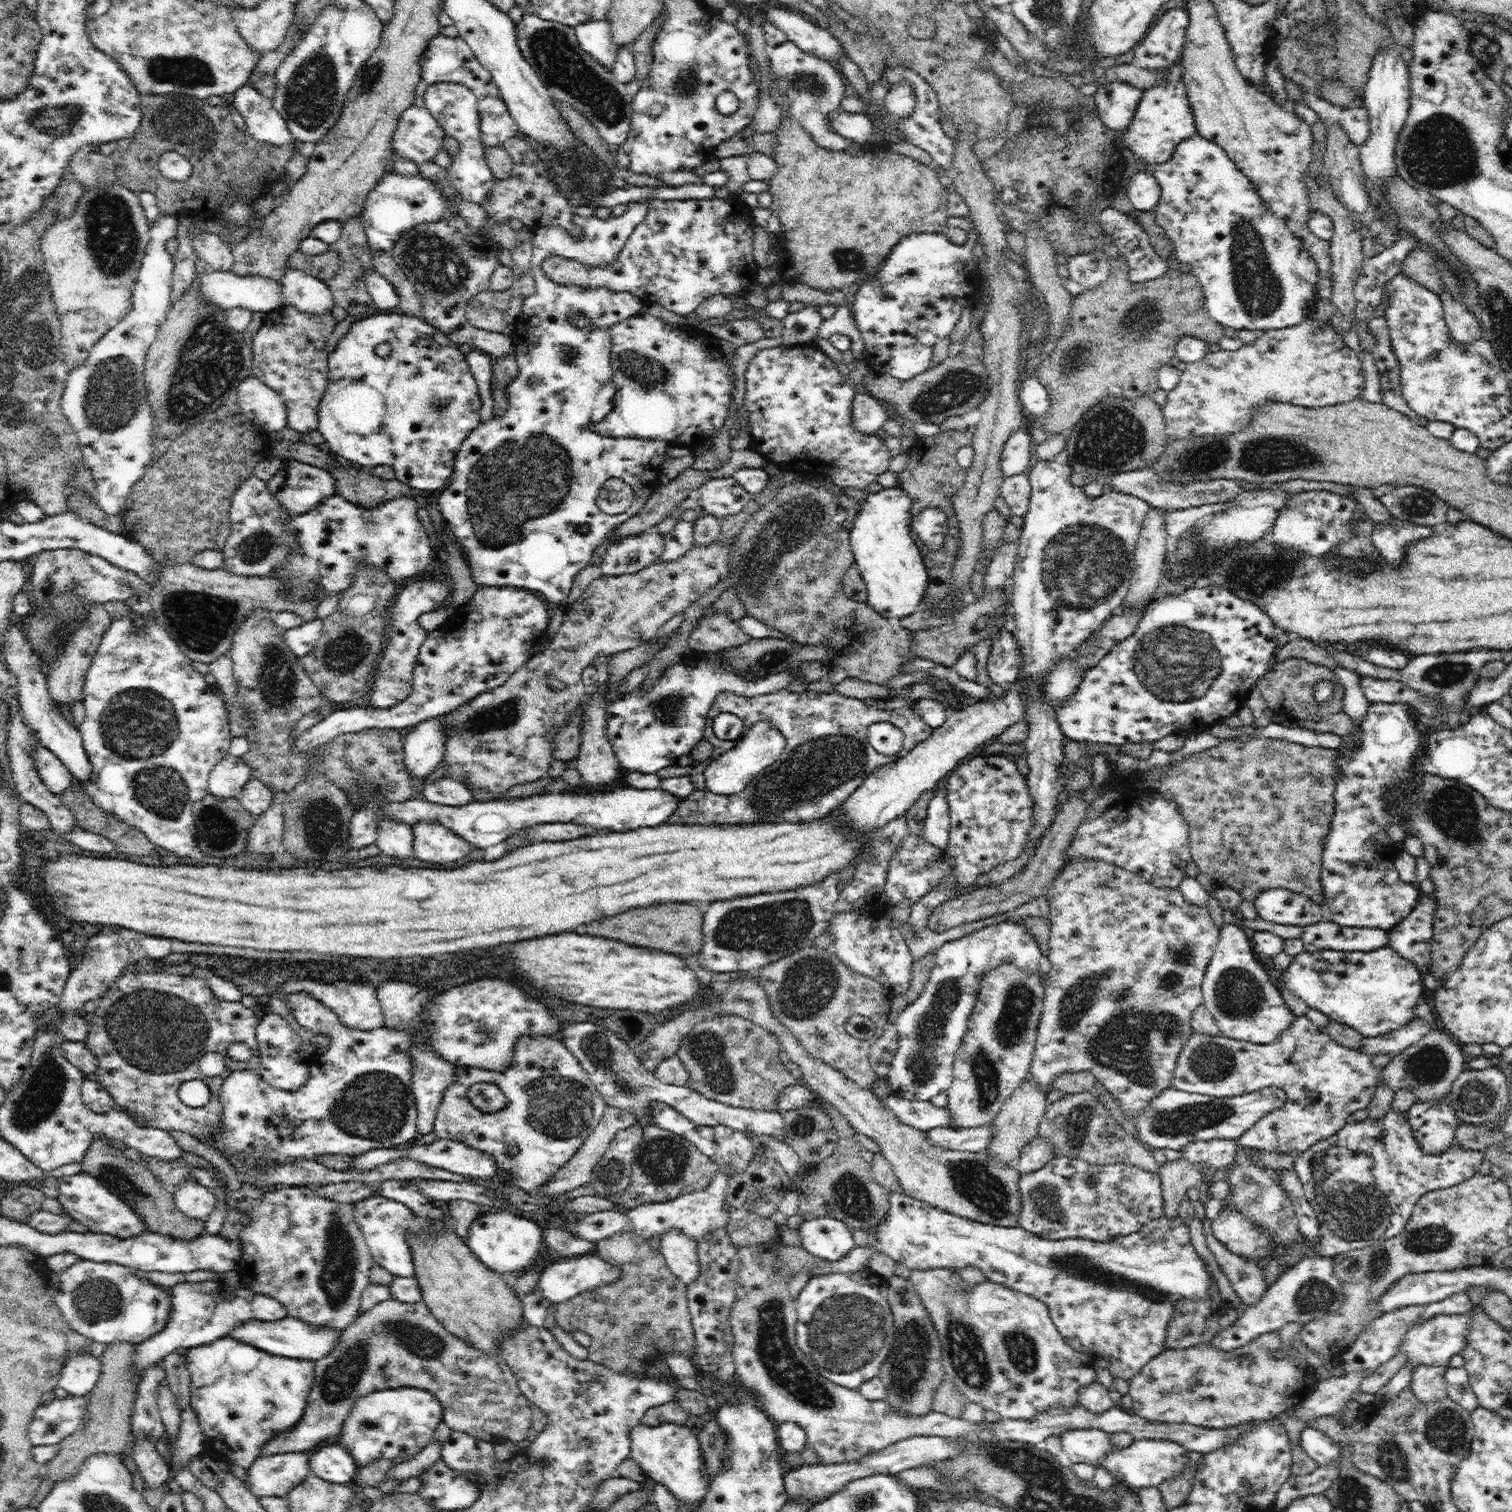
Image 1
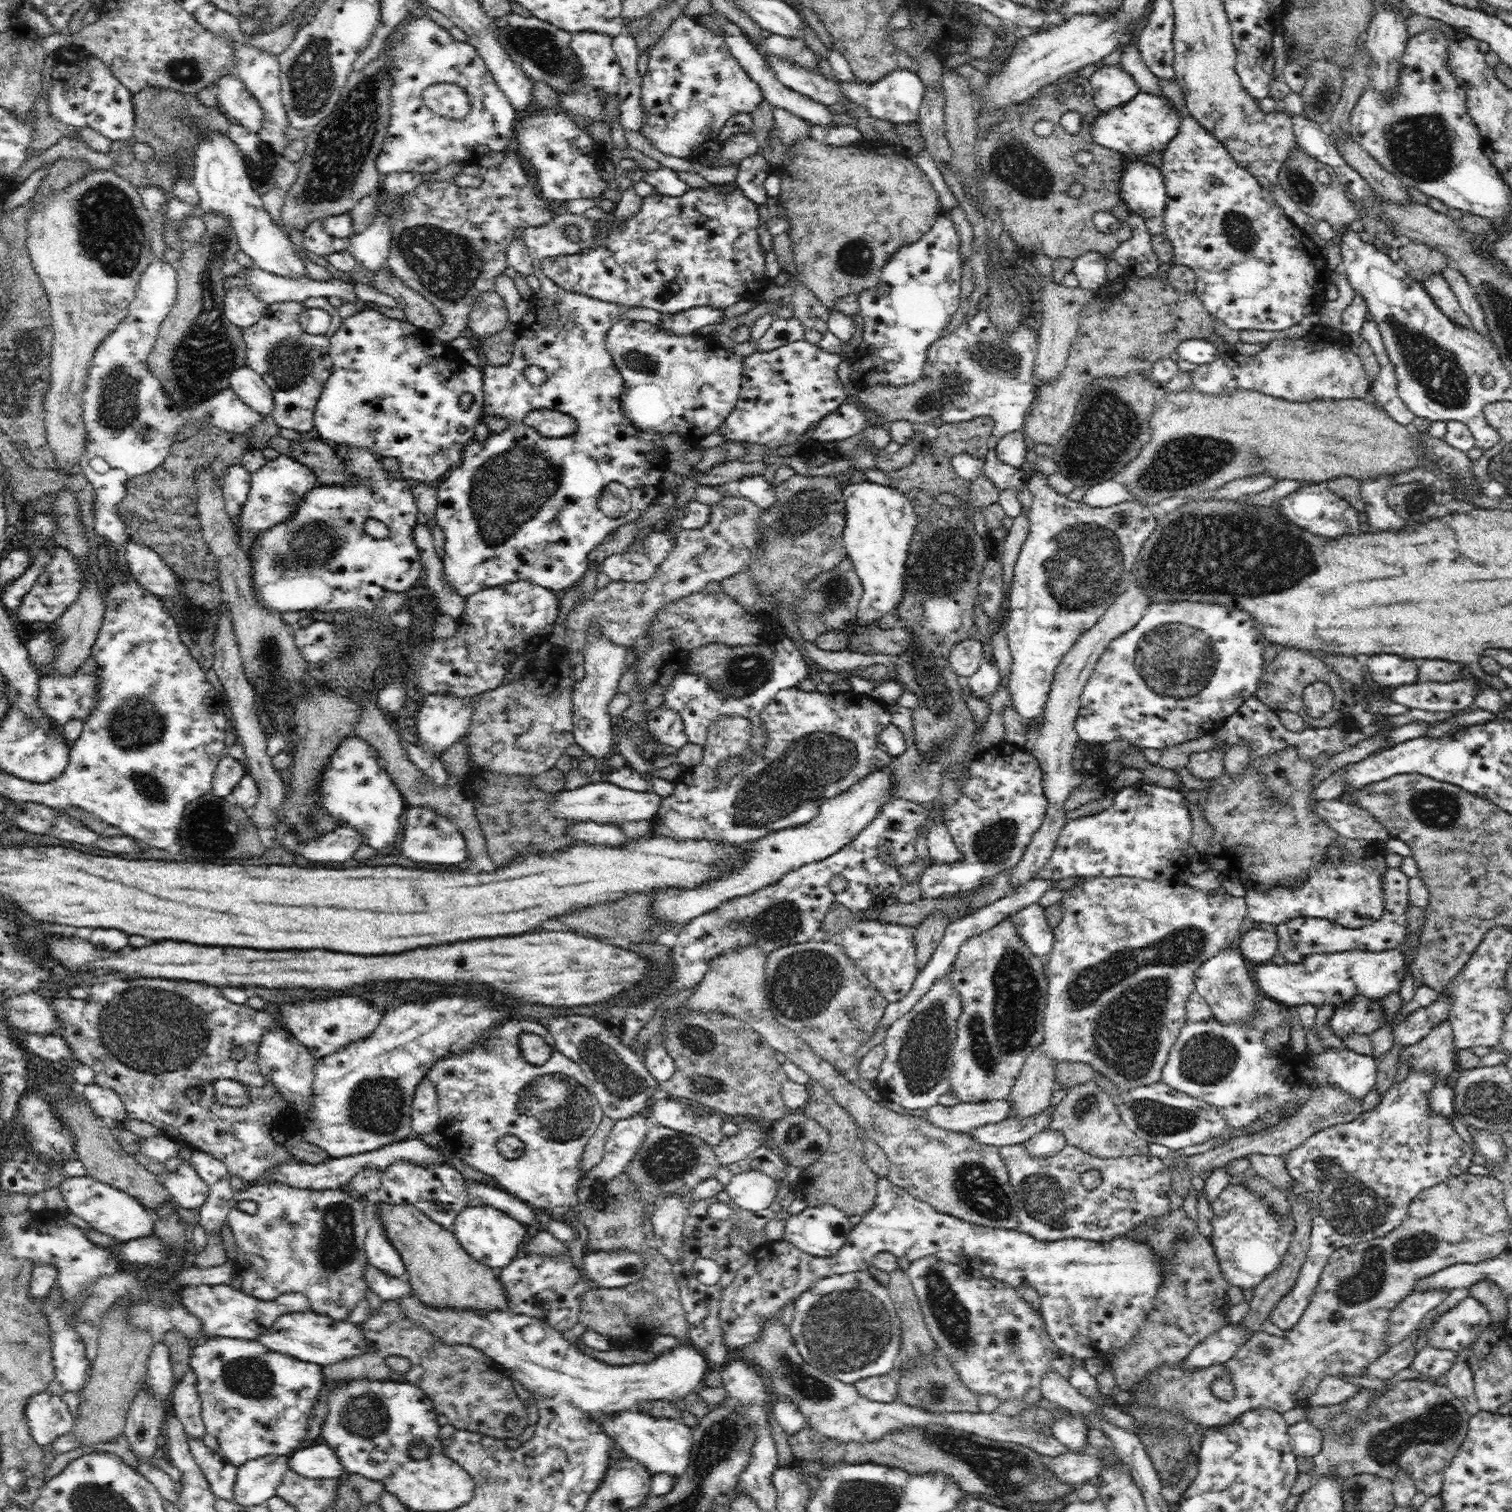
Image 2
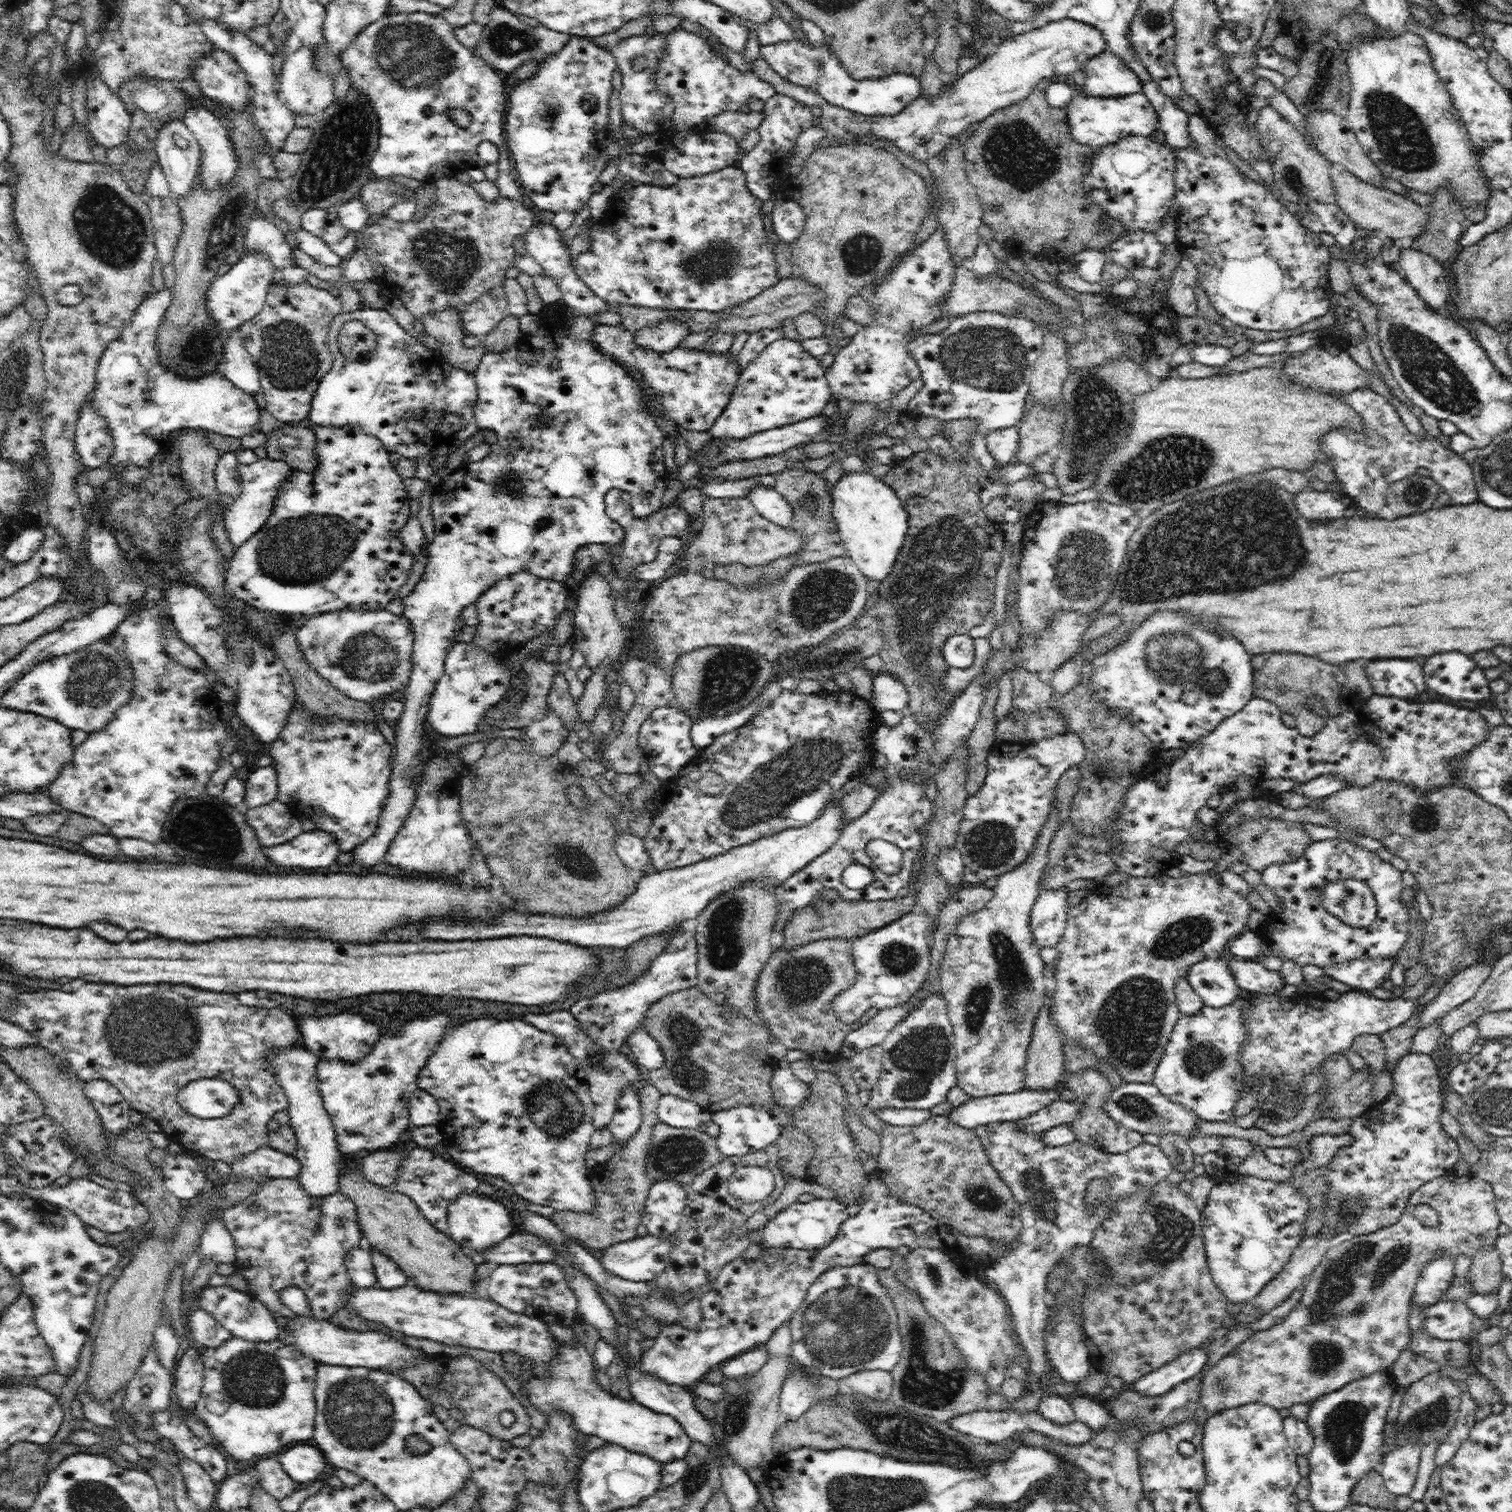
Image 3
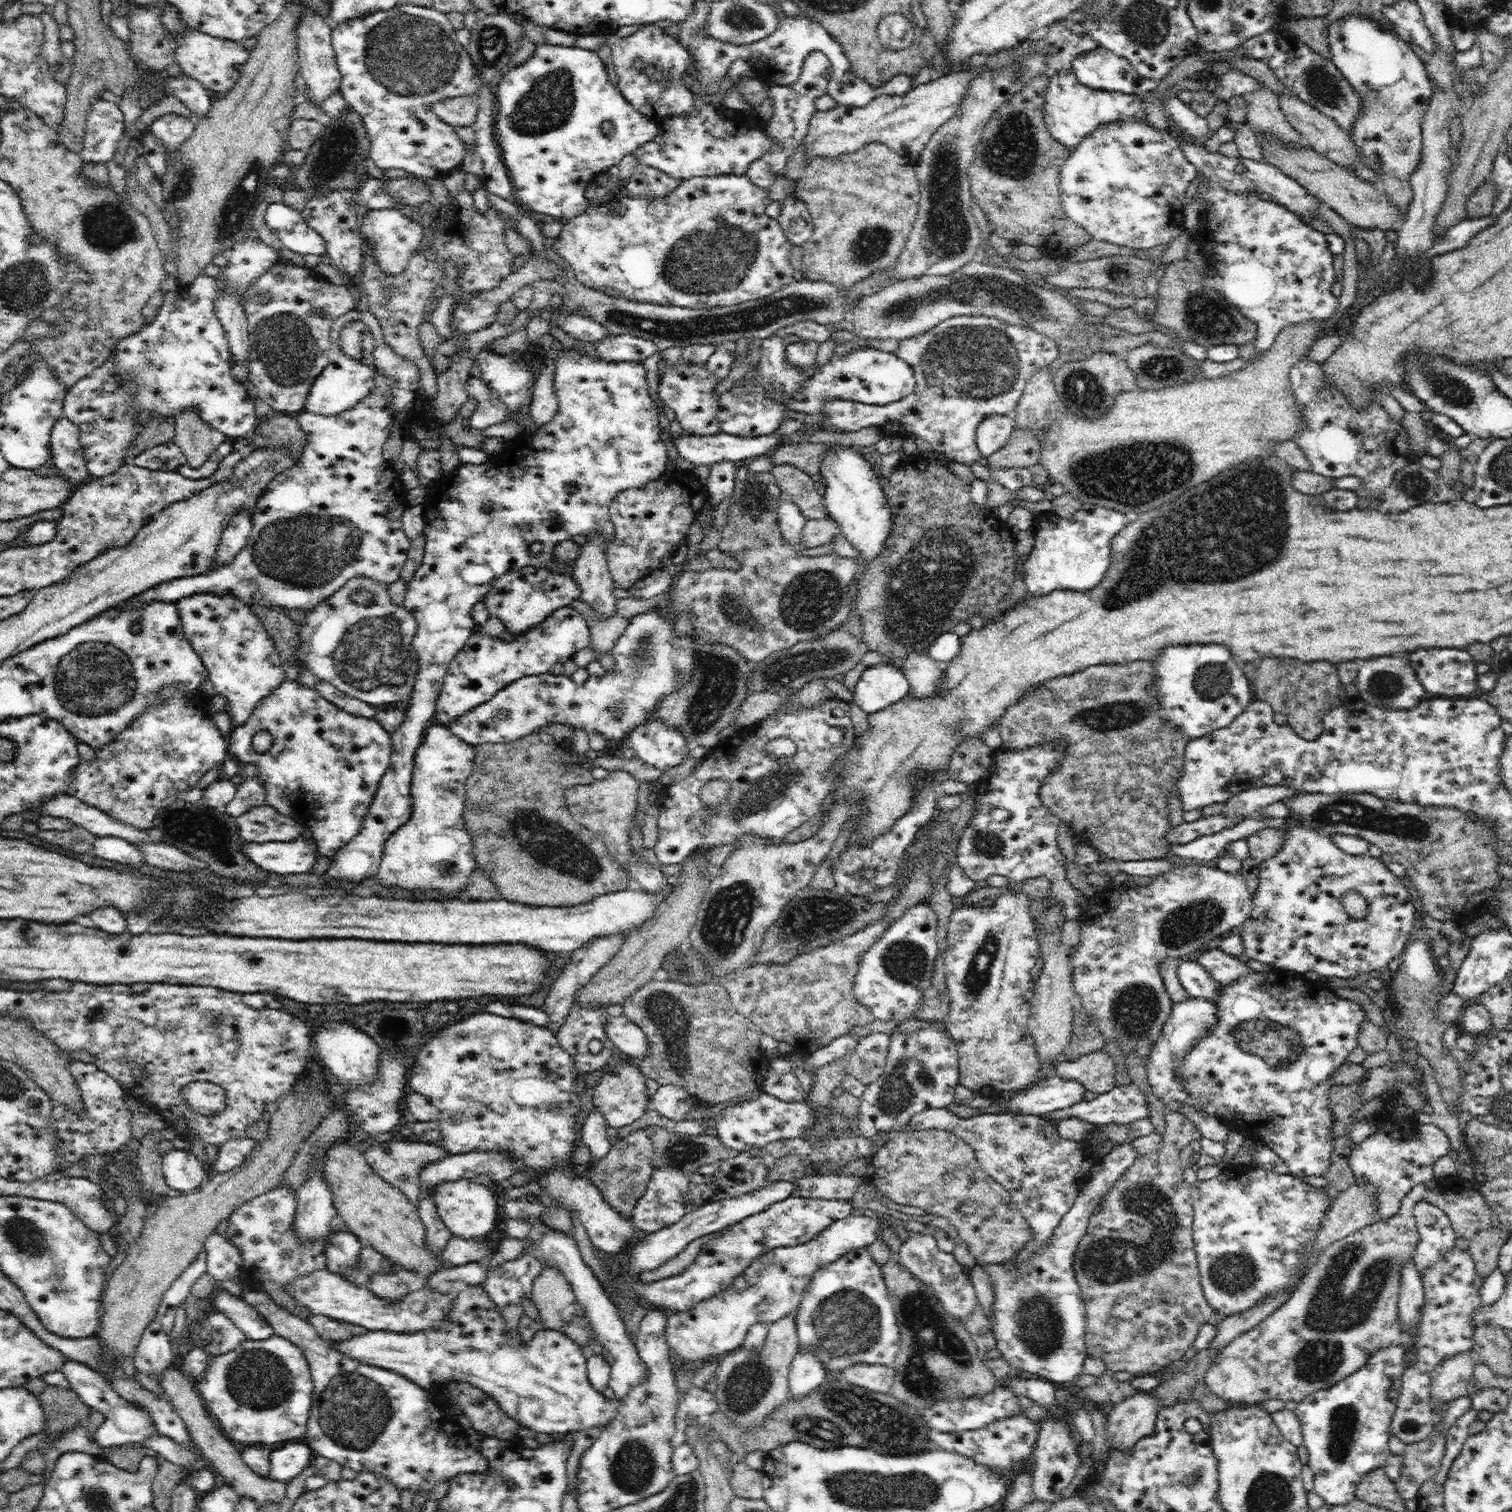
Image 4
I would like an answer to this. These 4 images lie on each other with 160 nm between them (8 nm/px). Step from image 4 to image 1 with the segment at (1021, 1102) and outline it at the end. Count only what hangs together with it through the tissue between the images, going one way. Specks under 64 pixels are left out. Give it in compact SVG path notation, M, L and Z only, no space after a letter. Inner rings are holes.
M889 1095L883 1100L903 1124L928 1132L934 1128L952 1128L952 1117L948 1108L937 1108L929 1101L912 1101Z

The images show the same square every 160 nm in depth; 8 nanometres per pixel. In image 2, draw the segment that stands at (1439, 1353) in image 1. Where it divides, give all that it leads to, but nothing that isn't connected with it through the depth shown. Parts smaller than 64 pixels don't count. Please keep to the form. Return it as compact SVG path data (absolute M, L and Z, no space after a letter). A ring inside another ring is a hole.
M1466 1297L1446 1311L1431 1330L1429 1344L1460 1352L1471 1348L1480 1334L1494 1322L1488 1309L1474 1297Z

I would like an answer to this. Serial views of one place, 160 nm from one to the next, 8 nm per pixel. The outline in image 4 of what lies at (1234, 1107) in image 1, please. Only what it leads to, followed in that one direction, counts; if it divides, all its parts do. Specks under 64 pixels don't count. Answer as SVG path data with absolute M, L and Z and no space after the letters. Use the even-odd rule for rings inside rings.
M1132 1083L1129 1086L1116 1086L1113 1090L1096 1096L1094 1100L1080 1102L1070 1108L1047 1113L1046 1121L1057 1126L1060 1121L1074 1116L1094 1126L1116 1124L1132 1125L1148 1119L1148 1108L1144 1094Z

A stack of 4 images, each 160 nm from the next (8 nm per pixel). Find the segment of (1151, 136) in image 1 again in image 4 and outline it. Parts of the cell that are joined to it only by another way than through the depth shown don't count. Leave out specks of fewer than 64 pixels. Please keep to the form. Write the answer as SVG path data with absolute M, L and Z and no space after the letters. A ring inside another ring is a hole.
M1048 69L1050 86L1046 88L1045 99L1045 124L1048 126L1052 137L1066 148L1078 147L1096 128L1109 123L1128 122L1142 123L1146 119L1145 102L1136 93L1124 94L1123 92L1094 90L1082 84L1077 76L1070 71Z

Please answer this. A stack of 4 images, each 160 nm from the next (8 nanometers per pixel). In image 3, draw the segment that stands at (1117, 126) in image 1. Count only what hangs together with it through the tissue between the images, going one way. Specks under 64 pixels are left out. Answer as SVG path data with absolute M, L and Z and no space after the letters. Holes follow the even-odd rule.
M1102 51L1083 68L1084 93L1098 98L1129 96L1141 91L1138 75L1112 51Z

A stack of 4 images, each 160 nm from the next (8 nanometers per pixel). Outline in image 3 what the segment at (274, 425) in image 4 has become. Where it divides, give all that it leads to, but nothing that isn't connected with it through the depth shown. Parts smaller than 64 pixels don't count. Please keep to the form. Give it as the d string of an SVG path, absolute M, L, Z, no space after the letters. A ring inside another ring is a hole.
M286 423L266 435L268 438L263 446L269 459L284 461L302 472L314 472L318 455L314 449L316 435L311 426Z

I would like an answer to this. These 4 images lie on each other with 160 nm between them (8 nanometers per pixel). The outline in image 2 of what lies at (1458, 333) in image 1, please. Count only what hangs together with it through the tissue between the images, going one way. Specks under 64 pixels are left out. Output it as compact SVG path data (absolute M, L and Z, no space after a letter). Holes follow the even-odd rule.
M1441 273L1432 274L1422 280L1422 287L1434 300L1436 306L1452 321L1460 326L1471 328L1470 317L1460 306L1457 296L1452 292L1450 285Z

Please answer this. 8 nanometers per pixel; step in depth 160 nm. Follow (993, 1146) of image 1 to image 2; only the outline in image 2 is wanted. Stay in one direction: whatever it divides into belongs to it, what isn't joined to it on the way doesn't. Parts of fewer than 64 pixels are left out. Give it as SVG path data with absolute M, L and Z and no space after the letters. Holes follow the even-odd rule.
M1041 1046L1030 1052L1010 1092L1010 1117L1031 1118L1051 1106L1050 1099L1058 1087L1054 1071L1056 1063L1046 1057Z

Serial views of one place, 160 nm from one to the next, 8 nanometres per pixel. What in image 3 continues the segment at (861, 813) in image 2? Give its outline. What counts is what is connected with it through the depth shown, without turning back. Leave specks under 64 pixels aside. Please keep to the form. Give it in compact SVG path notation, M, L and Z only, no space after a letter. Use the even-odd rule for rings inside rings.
M829 801L822 814L810 824L794 827L754 840L750 844L731 848L720 855L712 856L696 864L665 871L650 870L644 876L638 877L636 890L616 908L596 912L590 918L577 916L534 916L534 914L520 914L516 910L508 910L502 914L494 924L464 924L464 922L428 922L422 926L398 926L392 936L398 938L434 938L434 940L486 940L486 938L502 938L502 936L548 936L552 940L566 940L578 946L614 947L626 949L630 944L656 934L666 934L674 926L685 920L702 914L702 910L722 892L728 892L744 882L765 882L771 886L780 886L795 872L802 870L814 858L830 850L838 840L844 826L848 822L842 821L842 805Z

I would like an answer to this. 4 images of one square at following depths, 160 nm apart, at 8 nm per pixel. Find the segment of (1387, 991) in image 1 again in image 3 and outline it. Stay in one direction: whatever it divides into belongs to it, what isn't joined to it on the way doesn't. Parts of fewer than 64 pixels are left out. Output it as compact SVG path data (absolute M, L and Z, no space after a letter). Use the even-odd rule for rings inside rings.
M1234 957L1228 962L1228 967L1238 987L1244 992L1274 994L1280 992L1286 984L1280 971L1265 968L1260 960L1250 961ZM1360 957L1347 960L1346 963L1332 963L1323 968L1323 974L1331 976L1338 982L1343 982L1360 991L1372 991L1381 987L1390 978L1394 957L1378 957L1370 959Z

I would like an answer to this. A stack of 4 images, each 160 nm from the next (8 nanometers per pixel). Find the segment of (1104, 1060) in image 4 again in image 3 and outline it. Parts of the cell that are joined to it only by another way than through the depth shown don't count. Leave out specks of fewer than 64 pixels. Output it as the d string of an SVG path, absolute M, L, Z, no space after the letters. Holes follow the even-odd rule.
M1097 1067L1088 1068L1083 1072L1072 1075L1067 1074L1063 1078L1063 1084L1074 1093L1076 1105L1082 1105L1079 1117L1071 1123L1078 1141L1110 1154L1128 1152L1134 1146L1144 1143L1144 1135L1136 1131L1130 1131L1109 1118L1105 1105L1106 1101L1110 1099L1113 1089L1108 1082L1108 1078Z

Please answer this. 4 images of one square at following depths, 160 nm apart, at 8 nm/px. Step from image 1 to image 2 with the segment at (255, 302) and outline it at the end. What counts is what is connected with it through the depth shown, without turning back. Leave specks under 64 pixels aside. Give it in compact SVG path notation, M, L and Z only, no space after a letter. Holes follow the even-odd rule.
M254 266L252 268L240 269L234 276L225 277L225 290L230 286L245 286L254 296L257 296L266 305L274 302L304 302L307 298L318 298L338 296L342 300L354 302L357 300L354 293L354 284L358 282L357 276L349 274L350 282L342 281L332 277L328 281L313 280L304 274L302 278L286 278L285 276L276 276L273 272L265 271Z

